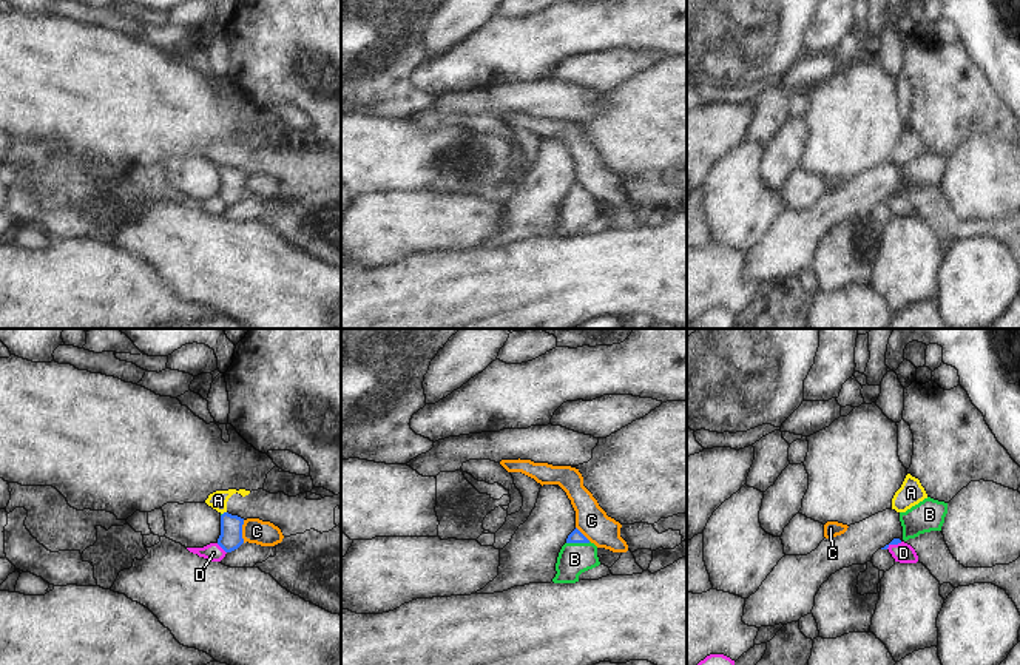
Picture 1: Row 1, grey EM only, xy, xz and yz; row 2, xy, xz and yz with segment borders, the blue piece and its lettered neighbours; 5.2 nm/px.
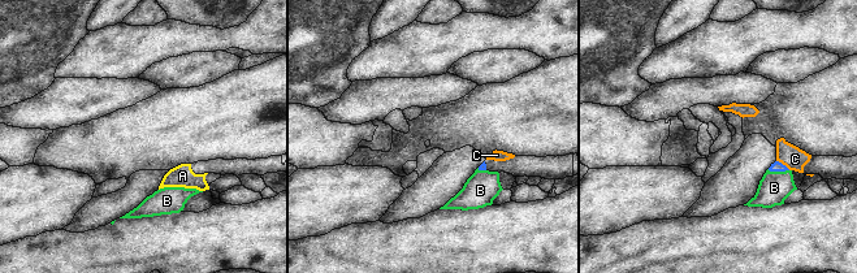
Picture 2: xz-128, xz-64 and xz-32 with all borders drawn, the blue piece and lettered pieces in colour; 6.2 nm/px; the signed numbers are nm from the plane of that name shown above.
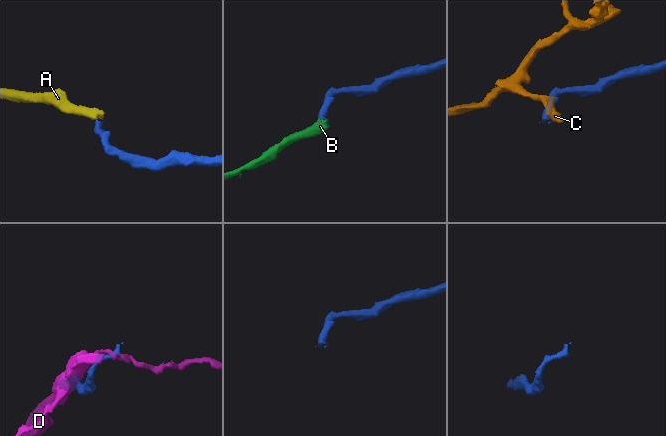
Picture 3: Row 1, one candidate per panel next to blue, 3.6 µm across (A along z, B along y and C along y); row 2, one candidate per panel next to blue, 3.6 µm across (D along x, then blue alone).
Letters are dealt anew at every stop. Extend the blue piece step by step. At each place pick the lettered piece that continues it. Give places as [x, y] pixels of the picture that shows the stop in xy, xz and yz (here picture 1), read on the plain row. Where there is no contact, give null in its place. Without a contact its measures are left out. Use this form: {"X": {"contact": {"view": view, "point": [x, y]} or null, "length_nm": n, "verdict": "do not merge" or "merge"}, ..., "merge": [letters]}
{"A": {"contact": {"view": "xy", "point": [224, 167]}, "length_nm": 30, "verdict": "do not merge"}, "B": {"contact": {"view": "xz", "point": [577, 196]}, "length_nm": 130, "verdict": "merge"}, "C": {"contact": {"view": "xy", "point": [241, 185]}, "length_nm": 120, "verdict": "do not merge"}, "D": {"contact": {"view": "xy", "point": [221, 201]}, "length_nm": 80, "verdict": "do not merge"}, "merge": ["B"]}

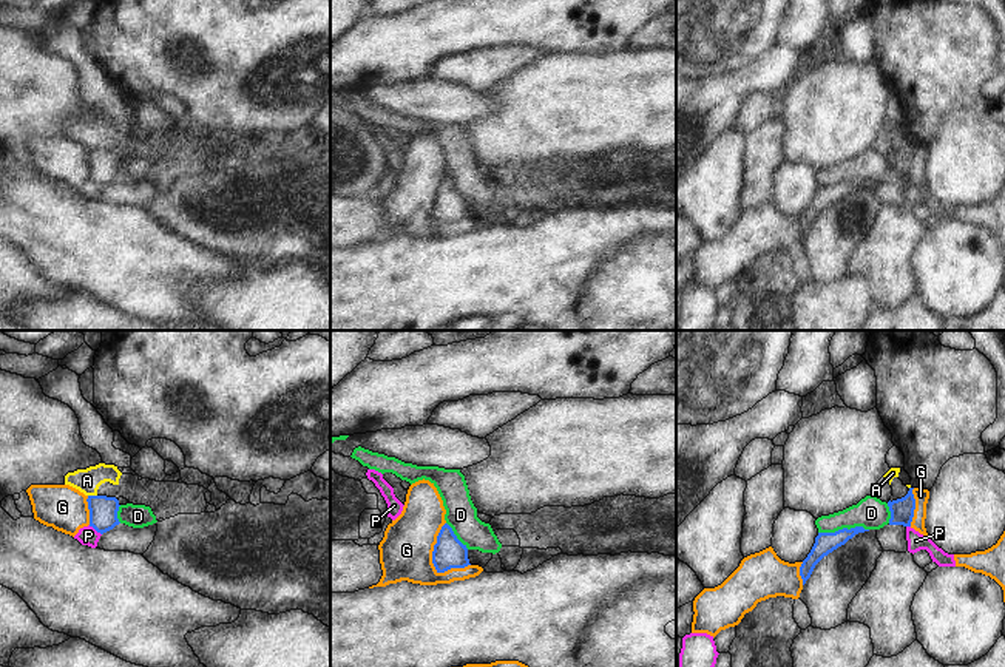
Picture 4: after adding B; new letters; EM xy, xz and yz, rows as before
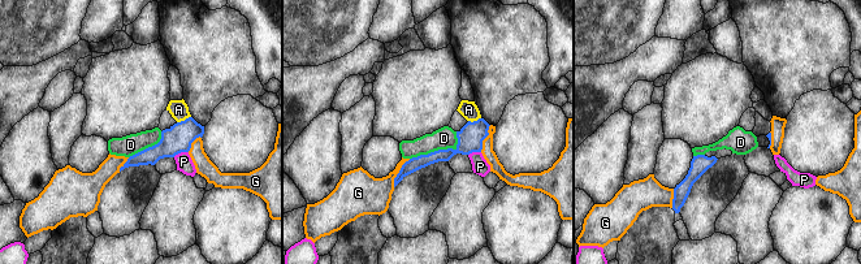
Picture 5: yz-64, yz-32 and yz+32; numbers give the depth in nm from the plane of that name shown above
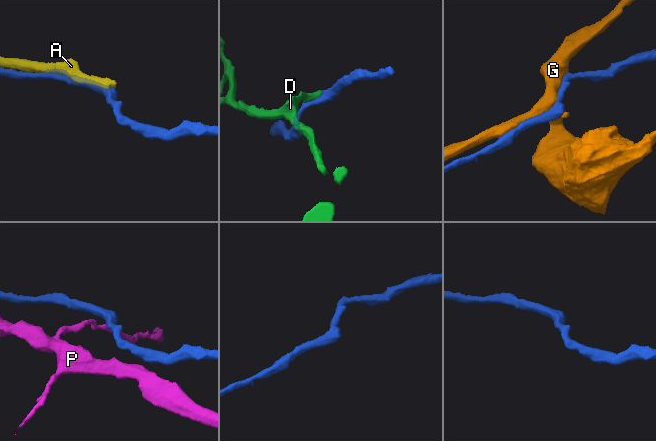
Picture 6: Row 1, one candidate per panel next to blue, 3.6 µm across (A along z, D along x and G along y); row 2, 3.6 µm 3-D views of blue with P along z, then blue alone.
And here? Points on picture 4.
{"A": {"contact": {"view": "xy", "point": [93, 150]}, "length_nm": 50, "verdict": "do not merge"}, "D": {"contact": {"view": "yz", "point": [843, 182]}, "length_nm": 260, "verdict": "do not merge"}, "G": {"contact": {"view": "xz", "point": [434, 203]}, "length_nm": 280, "verdict": "do not merge"}, "P": {"contact": {"view": "xy", "point": [94, 182]}, "length_nm": 90, "verdict": "do not merge"}, "merge": []}

